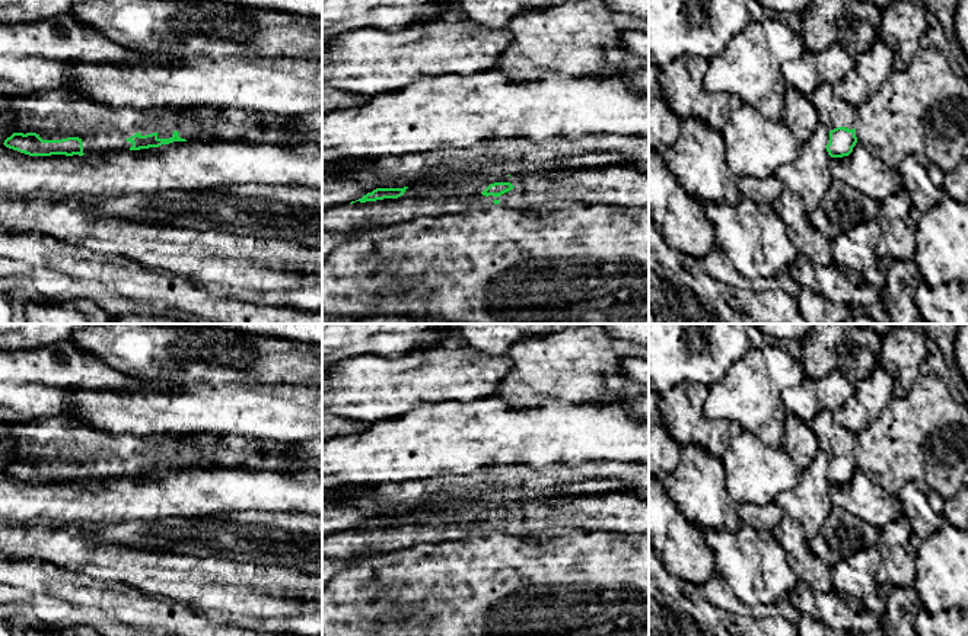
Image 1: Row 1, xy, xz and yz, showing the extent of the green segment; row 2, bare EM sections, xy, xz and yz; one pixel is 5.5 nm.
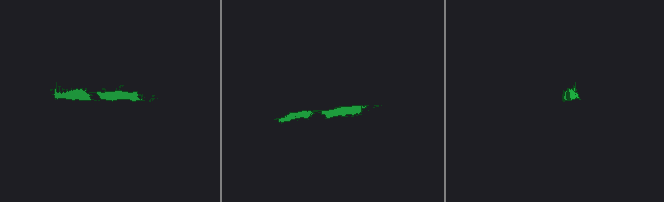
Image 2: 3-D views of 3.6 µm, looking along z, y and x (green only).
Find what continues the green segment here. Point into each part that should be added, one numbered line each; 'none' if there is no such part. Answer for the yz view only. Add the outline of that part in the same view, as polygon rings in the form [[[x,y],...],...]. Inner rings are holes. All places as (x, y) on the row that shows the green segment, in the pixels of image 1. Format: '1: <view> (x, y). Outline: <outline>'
1: yz (834, 113). Outline: [[[819,83],[811,99],[818,109],[819,124],[824,124],[828,131],[837,127],[854,128],[857,123],[857,109],[843,99],[835,98],[832,85]]]

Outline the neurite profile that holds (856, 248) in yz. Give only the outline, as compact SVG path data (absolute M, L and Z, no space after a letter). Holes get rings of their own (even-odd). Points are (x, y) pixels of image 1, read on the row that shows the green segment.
M869 220L840 233L831 241L832 261L860 273L878 290L886 286L886 270L879 265L876 247L882 230L876 220Z

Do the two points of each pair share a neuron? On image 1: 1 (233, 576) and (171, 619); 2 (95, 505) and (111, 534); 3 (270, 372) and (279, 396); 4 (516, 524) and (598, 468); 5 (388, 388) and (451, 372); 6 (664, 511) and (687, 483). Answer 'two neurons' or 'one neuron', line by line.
1: two neurons
2: two neurons
3: two neurons
4: two neurons
5: one neuron
6: two neurons

